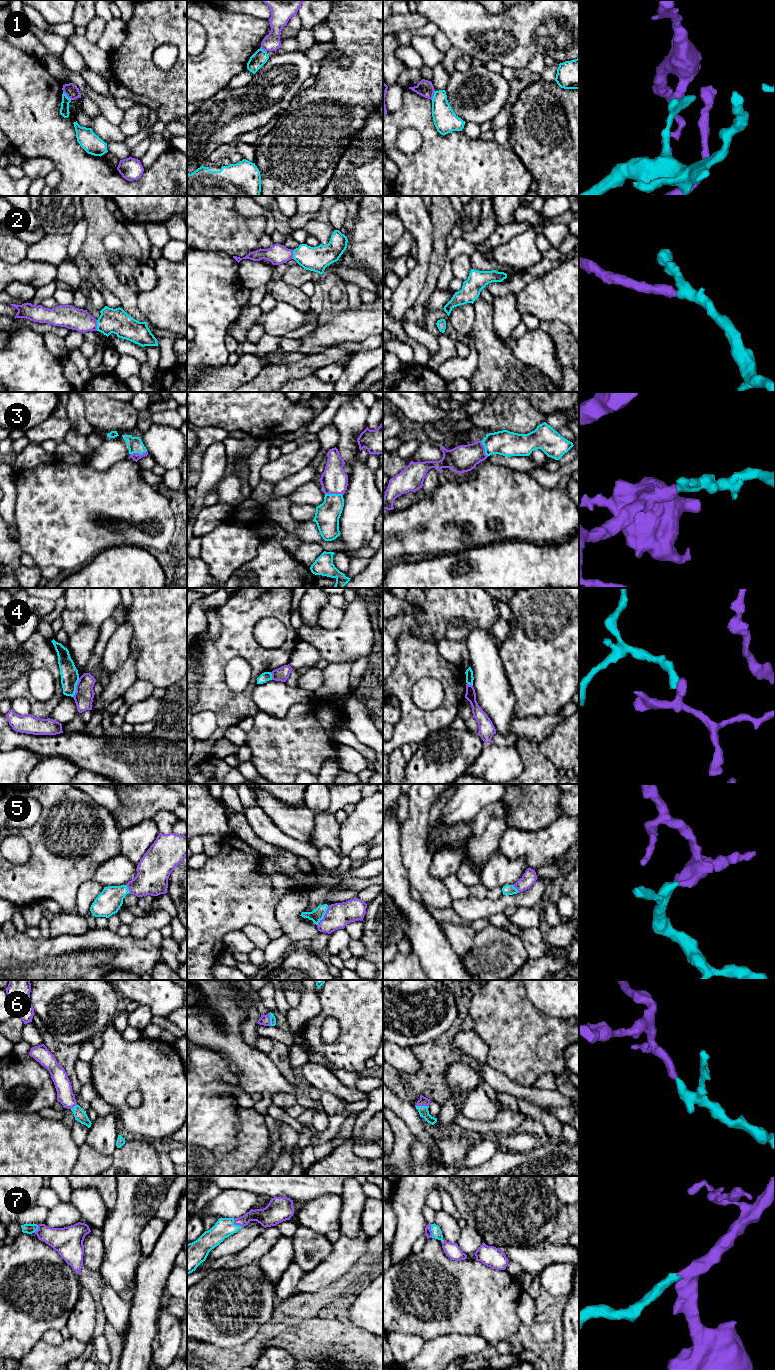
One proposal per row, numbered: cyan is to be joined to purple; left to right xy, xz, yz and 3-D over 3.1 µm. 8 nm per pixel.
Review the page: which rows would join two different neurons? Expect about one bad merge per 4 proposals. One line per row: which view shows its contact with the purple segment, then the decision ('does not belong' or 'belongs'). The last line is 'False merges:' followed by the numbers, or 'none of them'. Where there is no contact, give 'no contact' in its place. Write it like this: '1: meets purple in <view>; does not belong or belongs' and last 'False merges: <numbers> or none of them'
1: meets purple in xy; does not belong
2: meets purple in xy; belongs
3: meets purple in xz; belongs
4: meets purple in xy; does not belong
5: meets purple in xz; belongs
6: meets purple in yz; belongs
7: meets purple in xz; belongs
False merges: 1, 4

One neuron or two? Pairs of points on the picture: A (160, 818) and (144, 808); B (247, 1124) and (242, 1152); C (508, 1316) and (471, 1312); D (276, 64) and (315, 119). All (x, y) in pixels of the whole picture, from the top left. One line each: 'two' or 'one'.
A: two
B: one
C: one
D: two

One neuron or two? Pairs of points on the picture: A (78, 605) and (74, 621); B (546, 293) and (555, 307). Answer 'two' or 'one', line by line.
A: one
B: one

